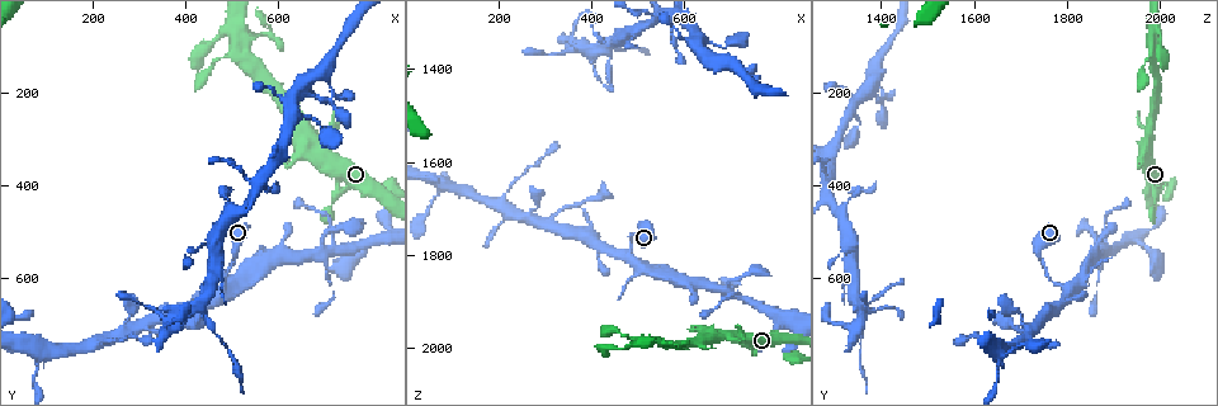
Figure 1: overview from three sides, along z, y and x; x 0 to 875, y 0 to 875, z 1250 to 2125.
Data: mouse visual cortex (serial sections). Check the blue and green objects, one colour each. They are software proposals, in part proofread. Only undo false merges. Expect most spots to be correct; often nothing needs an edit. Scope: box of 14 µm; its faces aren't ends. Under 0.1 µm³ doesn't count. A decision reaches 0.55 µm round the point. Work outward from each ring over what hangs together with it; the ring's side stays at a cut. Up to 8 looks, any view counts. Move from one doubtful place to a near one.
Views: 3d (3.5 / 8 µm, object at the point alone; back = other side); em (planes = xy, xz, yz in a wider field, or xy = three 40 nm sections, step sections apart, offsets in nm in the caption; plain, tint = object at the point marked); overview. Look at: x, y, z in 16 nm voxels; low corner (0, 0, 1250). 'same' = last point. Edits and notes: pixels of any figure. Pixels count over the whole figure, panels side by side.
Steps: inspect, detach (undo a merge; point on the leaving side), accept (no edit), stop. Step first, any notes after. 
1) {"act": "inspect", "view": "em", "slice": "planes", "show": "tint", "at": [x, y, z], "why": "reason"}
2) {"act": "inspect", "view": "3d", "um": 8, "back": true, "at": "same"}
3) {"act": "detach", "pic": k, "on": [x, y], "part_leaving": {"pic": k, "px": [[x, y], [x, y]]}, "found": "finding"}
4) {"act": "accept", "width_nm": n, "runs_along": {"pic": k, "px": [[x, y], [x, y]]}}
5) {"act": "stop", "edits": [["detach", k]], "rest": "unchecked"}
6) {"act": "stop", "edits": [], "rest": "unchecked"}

{"act": "inspect", "view": "3d", "um": 8, "at": [495, 575, 1750], "why": "thick turns thin"}

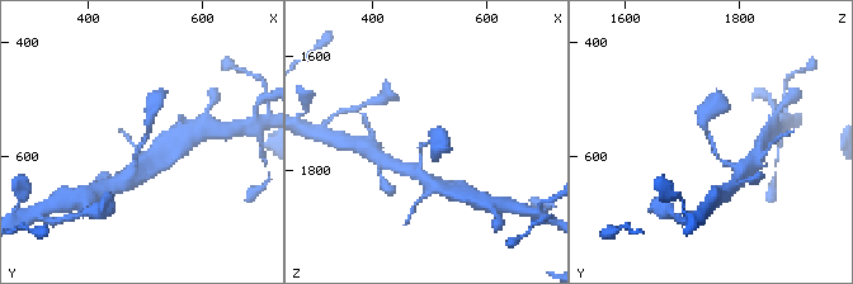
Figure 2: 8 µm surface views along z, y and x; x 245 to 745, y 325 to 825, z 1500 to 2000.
{"act": "inspect", "view": "3d", "um": 3.5, "at": [500, 565, 1750]}

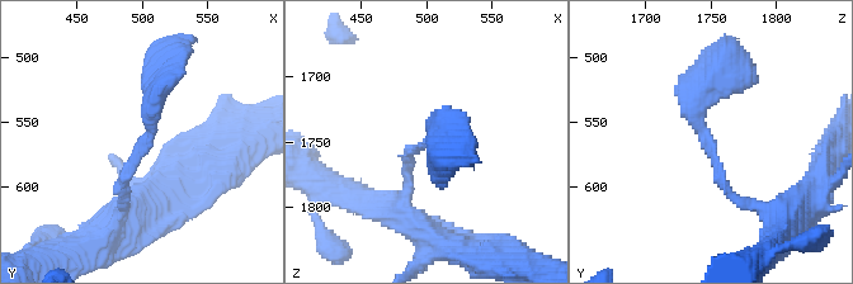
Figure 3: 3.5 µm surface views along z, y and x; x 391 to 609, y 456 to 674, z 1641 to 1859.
{"act": "inspect", "view": "em", "slice": "xy", "step": 1, "show": "tint", "at": [498, 566, 1752], "arm_widths_nm": [150, 300], "why": "now the EM"}

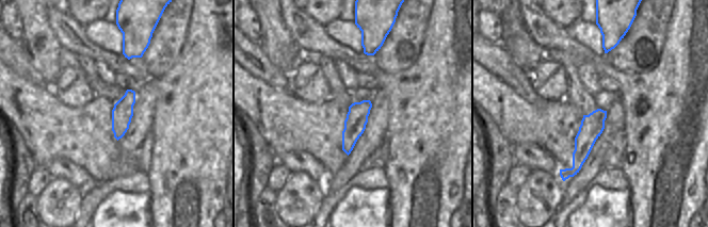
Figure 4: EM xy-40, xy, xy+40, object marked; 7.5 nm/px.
{"act": "accept", "runs_along": {"pic": 4, "px": [[604, 113], [564, 176]]}, "found": "continuous, no second cell"}

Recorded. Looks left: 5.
{"act": "inspect", "view": "em", "slice": "xy", "step": 2, "show": "tint", "at": [285, 675, 1690], "why": "thick turns thin"}

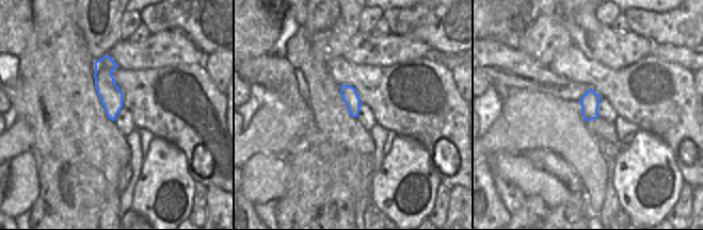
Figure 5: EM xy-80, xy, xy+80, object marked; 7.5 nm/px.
{"act": "inspect", "view": "3d", "um": 3.5, "back": true, "at": "same"}

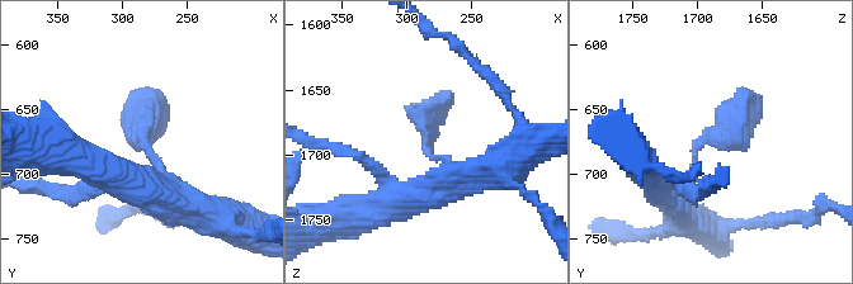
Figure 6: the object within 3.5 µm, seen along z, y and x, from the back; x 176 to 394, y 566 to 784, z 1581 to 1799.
{"act": "accept", "runs_along": {"pic": 5, "px": [[106, 59], [112, 116]]}, "found": "one cell here"}

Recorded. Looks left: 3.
{"act": "inspect", "view": "3d", "um": 8, "back": true, "at": [685, 545, 1870], "why": "thin neck"}

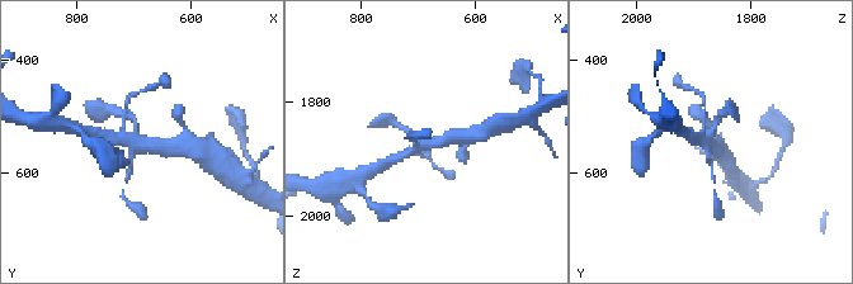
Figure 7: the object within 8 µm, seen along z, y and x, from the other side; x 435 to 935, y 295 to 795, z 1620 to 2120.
{"act": "inspect", "view": "em", "slice": "xy", "step": 2, "show": "tint", "at": [685, 550, 1875]}

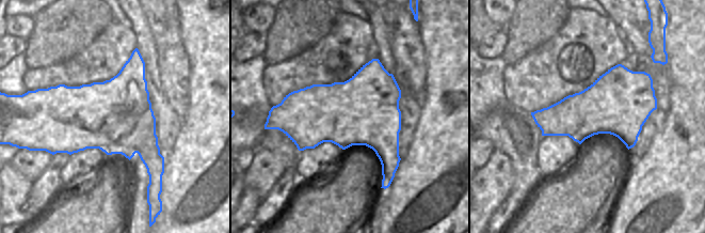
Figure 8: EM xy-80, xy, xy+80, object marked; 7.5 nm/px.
{"act": "accept", "runs_along": {"pic": 7, "px": [[460, 135], [425, 143], [394, 159]]}, "found": "continuous, no second cell"}

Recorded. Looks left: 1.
{"act": "stop", "edits": [], "rest": "unchecked"}

